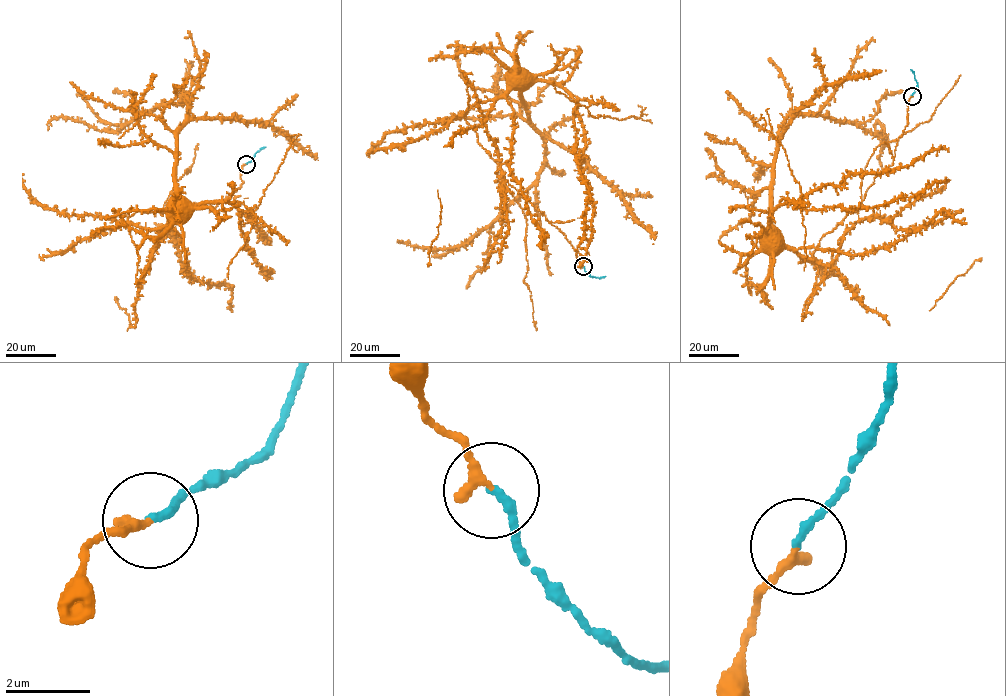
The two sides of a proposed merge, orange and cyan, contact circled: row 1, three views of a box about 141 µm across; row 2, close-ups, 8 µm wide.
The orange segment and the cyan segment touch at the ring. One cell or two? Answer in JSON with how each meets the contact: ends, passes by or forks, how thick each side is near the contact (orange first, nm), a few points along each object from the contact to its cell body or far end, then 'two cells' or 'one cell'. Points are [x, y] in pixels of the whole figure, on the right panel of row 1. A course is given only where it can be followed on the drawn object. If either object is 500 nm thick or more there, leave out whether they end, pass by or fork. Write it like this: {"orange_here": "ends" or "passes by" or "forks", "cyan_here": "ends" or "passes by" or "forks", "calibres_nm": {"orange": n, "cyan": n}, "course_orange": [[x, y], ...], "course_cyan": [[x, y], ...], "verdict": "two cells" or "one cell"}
{"orange_here": "ends", "cyan_here": "ends", "calibres_nm": {"orange": 240, "cyan": 180}, "course_orange": [[911, 95], [892, 164], [875, 177], [857, 210], [822, 236], [812, 257], [803, 261], [781, 239], [762, 238]], "course_cyan": [[911, 95], [917, 82], [911, 69]], "verdict": "one cell"}

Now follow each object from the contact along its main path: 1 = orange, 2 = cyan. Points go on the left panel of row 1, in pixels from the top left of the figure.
1: (246, 164), (240, 188), (214, 208), (193, 203), (167, 215), (140, 210), (127, 220), (161, 228), (176, 202)
2: (246, 164), (265, 147)

